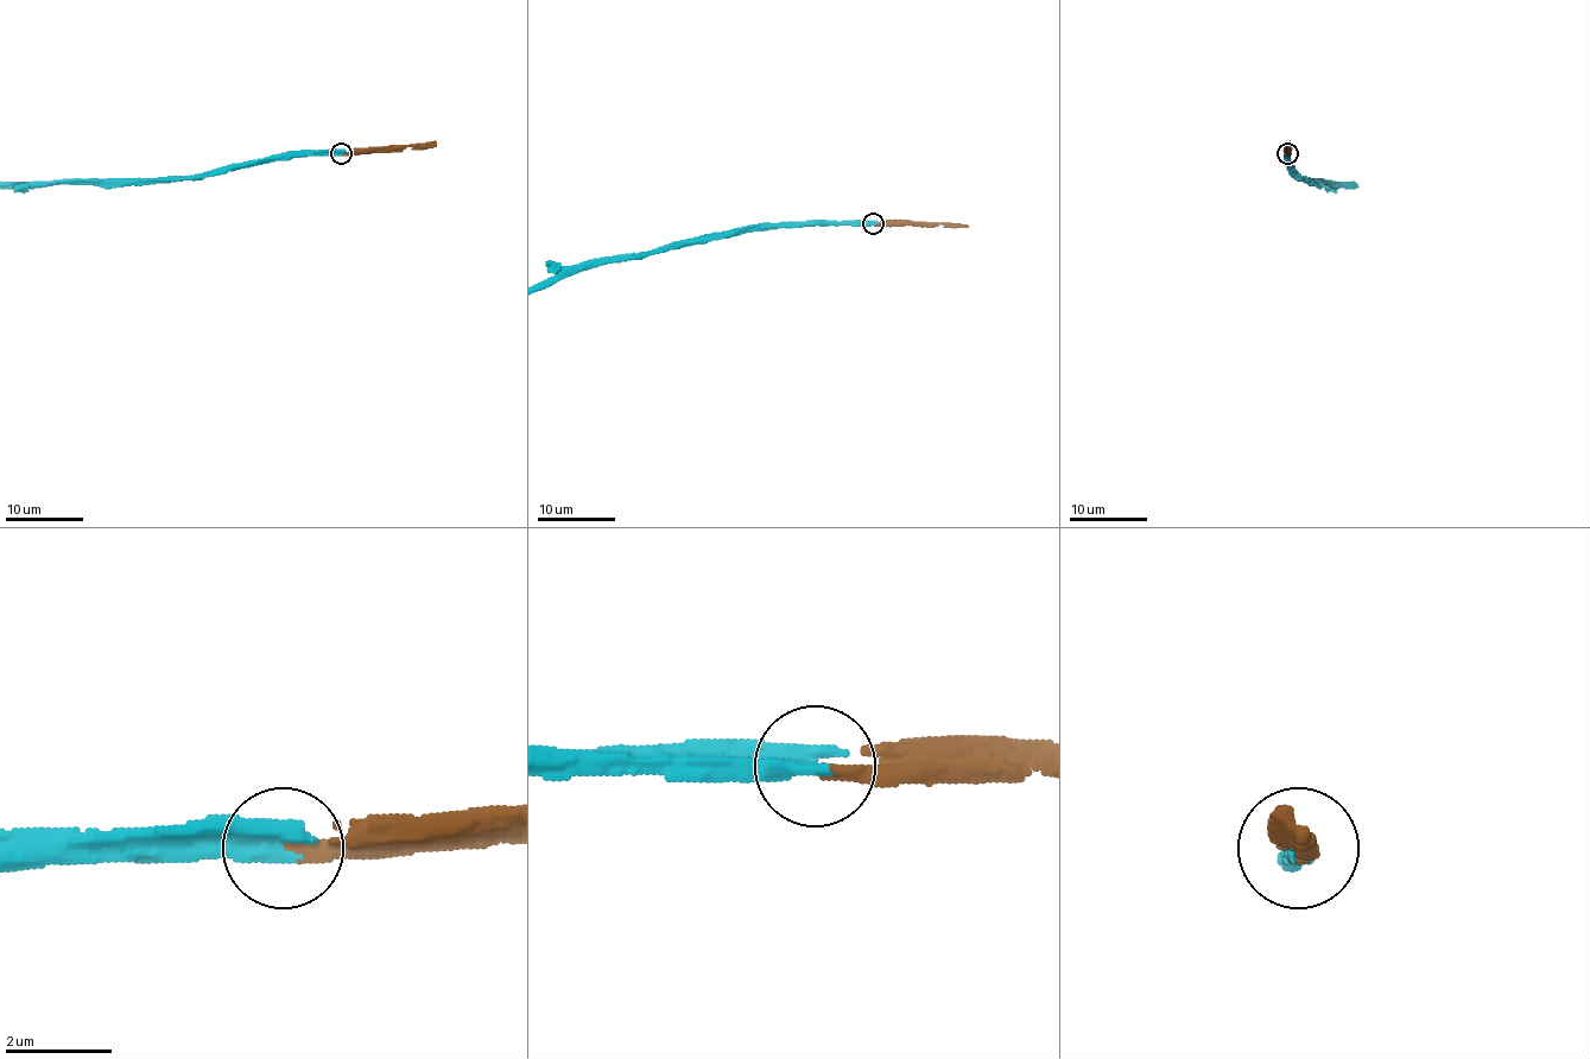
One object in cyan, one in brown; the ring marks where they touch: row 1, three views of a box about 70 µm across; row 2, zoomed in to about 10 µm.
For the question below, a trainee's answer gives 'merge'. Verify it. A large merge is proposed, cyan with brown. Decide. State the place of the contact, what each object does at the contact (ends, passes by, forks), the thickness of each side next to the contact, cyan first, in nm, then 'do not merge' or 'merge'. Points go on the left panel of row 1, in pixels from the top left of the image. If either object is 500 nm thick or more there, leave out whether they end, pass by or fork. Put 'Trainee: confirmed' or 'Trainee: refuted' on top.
Trainee: confirmed
at (341, 153); 500 nm thick on the cyan side, 300 nm on the other; merge

